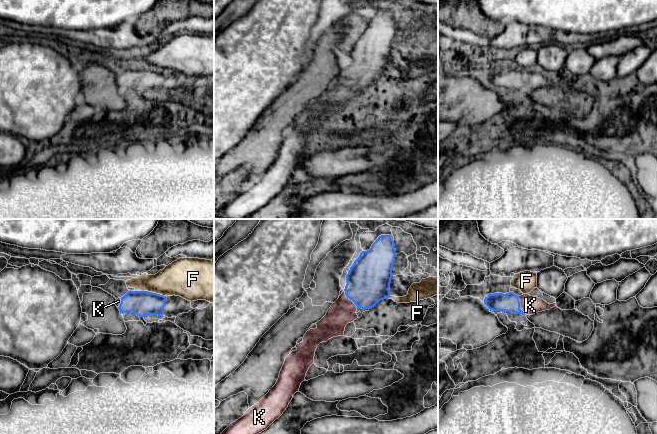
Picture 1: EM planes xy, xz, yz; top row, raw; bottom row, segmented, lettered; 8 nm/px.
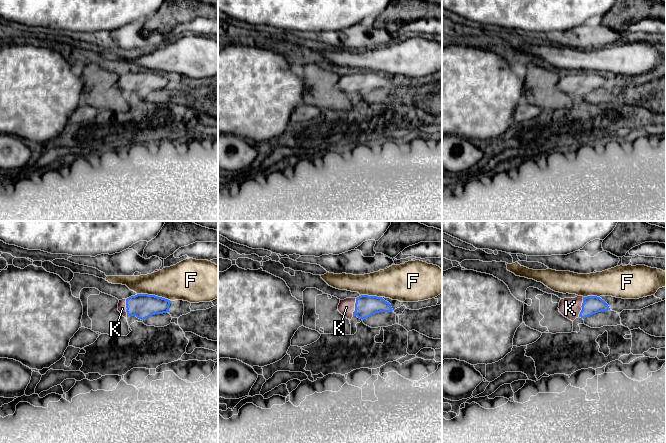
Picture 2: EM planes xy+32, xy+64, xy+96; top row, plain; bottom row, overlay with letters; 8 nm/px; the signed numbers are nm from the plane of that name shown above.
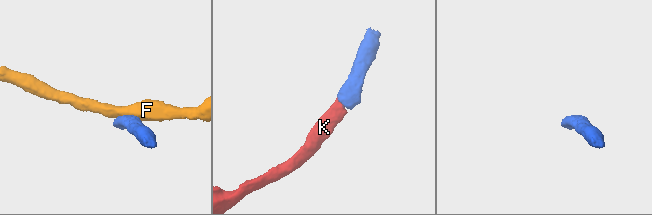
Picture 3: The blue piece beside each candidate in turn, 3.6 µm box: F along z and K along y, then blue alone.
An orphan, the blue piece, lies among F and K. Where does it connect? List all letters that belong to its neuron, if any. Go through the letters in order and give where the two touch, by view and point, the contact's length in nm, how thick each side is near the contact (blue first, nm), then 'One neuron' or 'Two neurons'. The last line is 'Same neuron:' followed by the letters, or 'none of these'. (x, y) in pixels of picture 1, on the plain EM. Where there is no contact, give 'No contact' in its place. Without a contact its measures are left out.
F: Touches blue at xy (154, 69). Shared border 220 nm. Thickness 200 nm (blue) against 280 nm. Two neurons
K: Touches blue at xz (349, 74). Shared border 180 nm. Thickness 360 nm (blue) against 200 nm. One neuron
Same neuron: K

